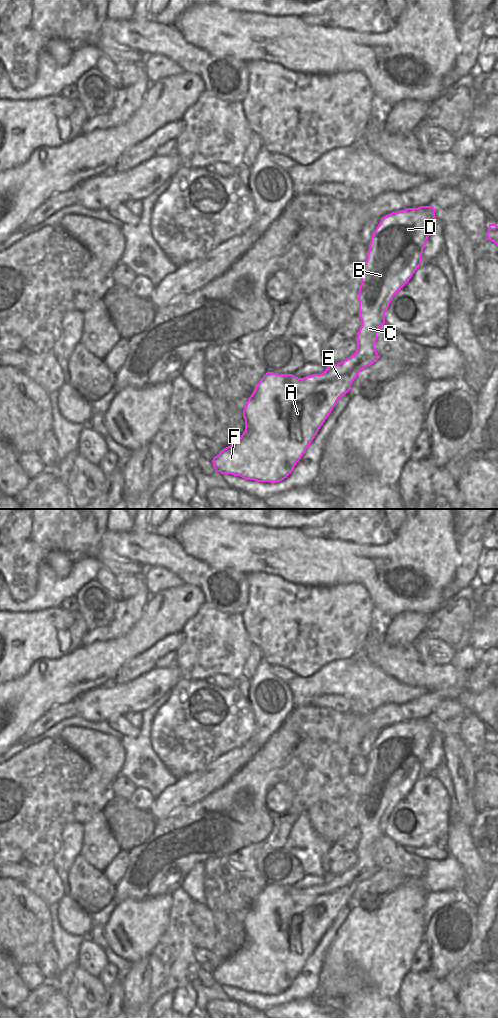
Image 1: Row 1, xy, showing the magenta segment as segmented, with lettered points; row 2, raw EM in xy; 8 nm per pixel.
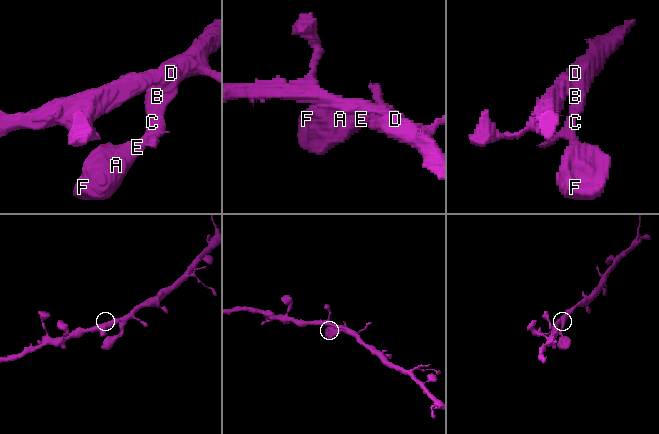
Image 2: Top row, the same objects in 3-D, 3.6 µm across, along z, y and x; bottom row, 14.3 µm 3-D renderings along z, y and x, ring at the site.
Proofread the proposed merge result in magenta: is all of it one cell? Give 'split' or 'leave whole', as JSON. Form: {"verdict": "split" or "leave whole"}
{"verdict": "leave whole"}

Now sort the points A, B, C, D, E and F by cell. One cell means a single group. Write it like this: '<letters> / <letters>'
A B C D E F

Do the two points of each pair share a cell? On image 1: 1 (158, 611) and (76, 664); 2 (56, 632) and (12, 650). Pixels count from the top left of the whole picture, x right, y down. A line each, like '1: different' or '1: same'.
1: same
2: same

